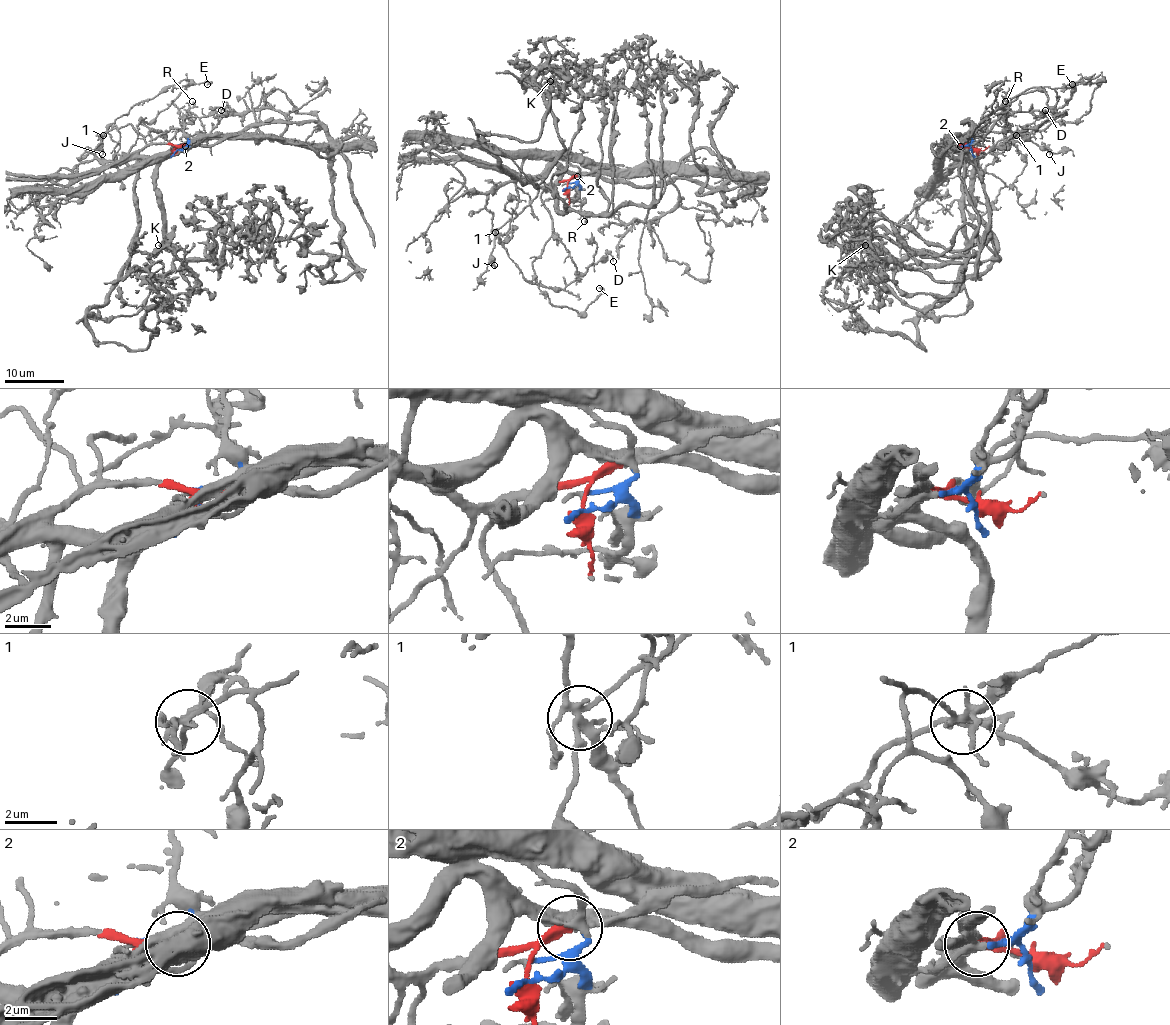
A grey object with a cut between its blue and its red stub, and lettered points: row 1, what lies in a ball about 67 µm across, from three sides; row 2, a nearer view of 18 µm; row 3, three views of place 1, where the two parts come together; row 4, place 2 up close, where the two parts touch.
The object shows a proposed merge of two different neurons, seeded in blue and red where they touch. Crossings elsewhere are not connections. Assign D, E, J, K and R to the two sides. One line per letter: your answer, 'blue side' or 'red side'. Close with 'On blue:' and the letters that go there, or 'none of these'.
D: red side
E: red side
J: red side
K: blue side
R: blue side
On blue: K, R

